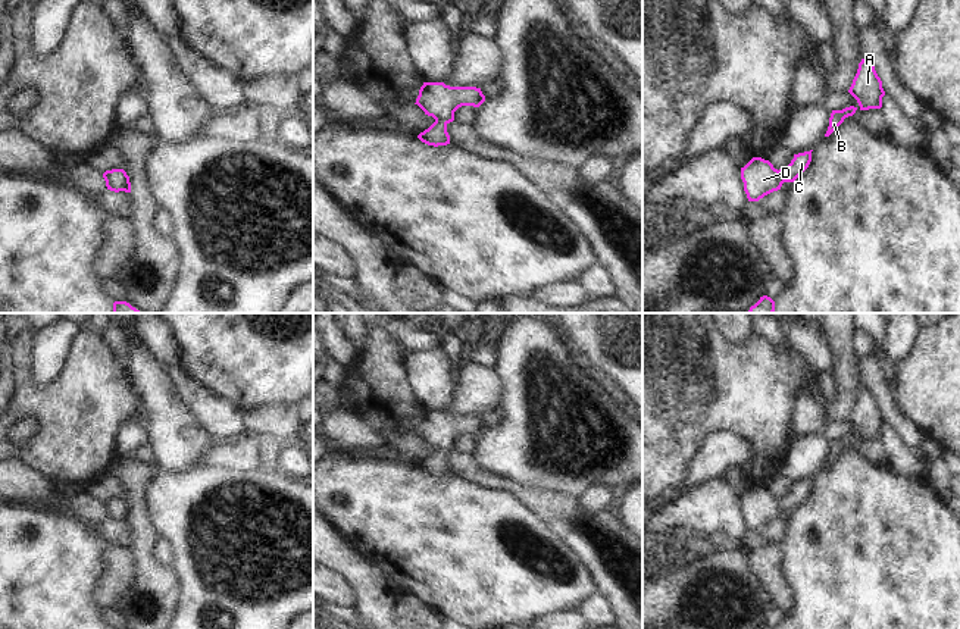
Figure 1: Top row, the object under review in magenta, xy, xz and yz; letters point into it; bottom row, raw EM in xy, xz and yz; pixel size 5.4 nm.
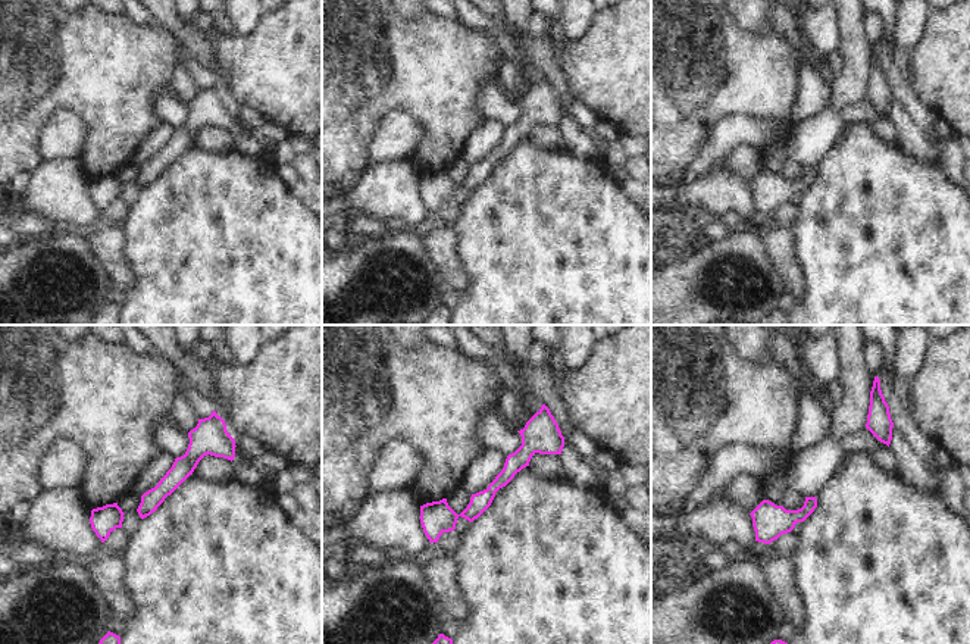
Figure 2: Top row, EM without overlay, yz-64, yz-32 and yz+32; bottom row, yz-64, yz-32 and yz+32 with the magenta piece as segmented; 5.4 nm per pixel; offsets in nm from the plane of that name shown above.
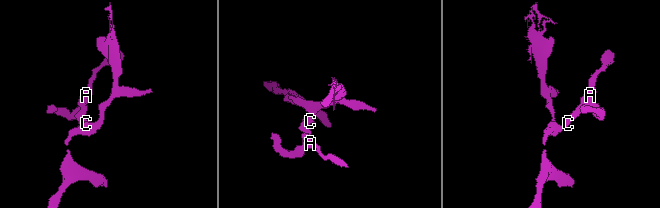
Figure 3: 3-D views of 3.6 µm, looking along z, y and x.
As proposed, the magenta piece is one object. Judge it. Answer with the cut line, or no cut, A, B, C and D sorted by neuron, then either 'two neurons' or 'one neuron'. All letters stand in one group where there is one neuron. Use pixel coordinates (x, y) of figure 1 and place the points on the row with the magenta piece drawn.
no cut; A B C D; one neuron

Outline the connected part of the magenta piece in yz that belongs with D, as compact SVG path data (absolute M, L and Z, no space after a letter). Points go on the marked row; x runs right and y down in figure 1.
M812 151L794 154L791 163L779 170L769 160L753 157L741 168L741 179L748 201L759 201L764 195L781 190L784 182L794 182L809 168Z

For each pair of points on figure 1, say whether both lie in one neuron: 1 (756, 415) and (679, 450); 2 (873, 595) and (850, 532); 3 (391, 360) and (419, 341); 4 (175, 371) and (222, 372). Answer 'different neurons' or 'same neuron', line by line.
1: same neuron
2: same neuron
3: different neurons
4: different neurons

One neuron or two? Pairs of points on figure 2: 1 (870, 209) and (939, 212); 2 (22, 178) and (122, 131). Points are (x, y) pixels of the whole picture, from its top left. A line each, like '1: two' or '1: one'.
1: one
2: two

